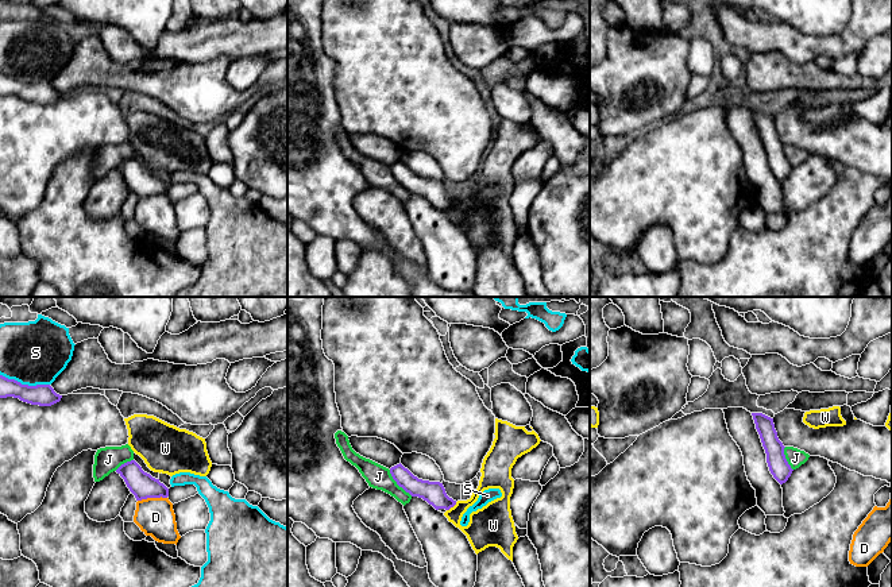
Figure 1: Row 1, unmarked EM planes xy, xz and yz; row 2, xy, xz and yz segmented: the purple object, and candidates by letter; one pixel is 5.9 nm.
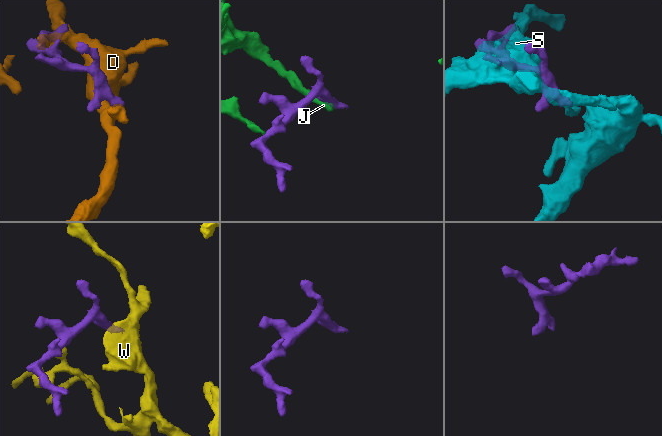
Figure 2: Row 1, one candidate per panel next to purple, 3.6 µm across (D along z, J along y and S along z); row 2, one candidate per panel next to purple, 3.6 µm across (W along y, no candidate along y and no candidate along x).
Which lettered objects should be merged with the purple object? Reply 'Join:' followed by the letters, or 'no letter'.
Join: no letter

